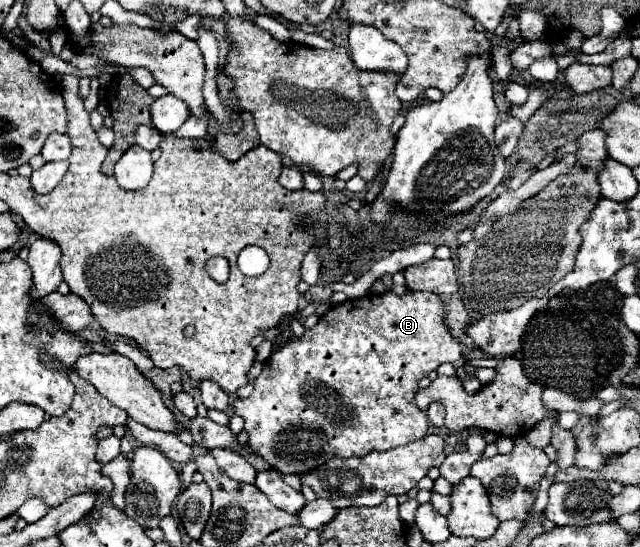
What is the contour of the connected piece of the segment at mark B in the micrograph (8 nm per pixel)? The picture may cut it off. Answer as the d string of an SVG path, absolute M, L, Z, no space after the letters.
M384 292L384 294L368 294L364 298L356 300L346 300L344 304L332 306L328 312L324 312L318 318L318 324L310 330L304 330L302 336L292 338L288 344L282 348L274 350L268 362L264 364L262 374L254 382L254 392L248 398L236 398L232 404L232 412L238 414L244 420L244 430L248 432L248 448L262 456L274 470L278 468L280 474L308 474L316 470L318 466L326 464L332 458L352 458L352 456L366 456L372 450L390 450L398 446L406 446L414 440L420 440L428 434L428 416L414 404L414 396L418 392L418 382L428 376L428 372L436 370L444 362L456 362L462 356L460 352L460 342L450 336L446 324L444 324L444 306L438 296L430 292L406 292L402 296L396 296L394 292Z

